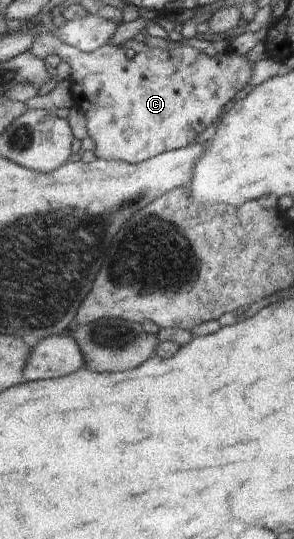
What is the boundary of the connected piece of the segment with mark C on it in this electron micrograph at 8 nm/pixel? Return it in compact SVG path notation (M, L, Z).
M44 19L41 23L34 23L32 27L37 28L37 30L35 30L35 36L37 36L37 46L31 45L29 50L32 52L32 55L39 57L42 61L46 56L59 55L61 60L67 62L67 64L69 64L69 66L72 68L72 95L75 106L85 112L87 134L94 142L93 152L95 156L97 156L98 159L103 159L106 161L121 161L131 164L140 163L146 161L148 158L157 156L158 154L173 149L180 149L181 147L186 147L191 143L195 143L197 141L197 137L199 137L200 134L208 128L208 126L211 126L213 123L217 124L219 120L221 120L221 116L223 116L225 113L225 109L233 104L233 100L235 100L237 92L239 92L241 88L245 88L245 86L247 86L247 83L249 83L249 80L251 80L251 72L253 72L254 63L249 62L249 59L247 59L245 55L239 55L232 51L227 51L226 53L218 53L217 55L211 57L202 50L202 44L200 45L198 43L184 43L180 46L180 48L177 47L173 50L165 50L154 47L150 48L149 51L141 52L141 54L135 54L133 58L127 58L127 56L125 56L125 50L123 50L121 46L111 46L110 43L105 43L103 46L100 46L91 52L81 51L74 46L68 45L61 39L58 39L50 31L48 22L44 23Z

